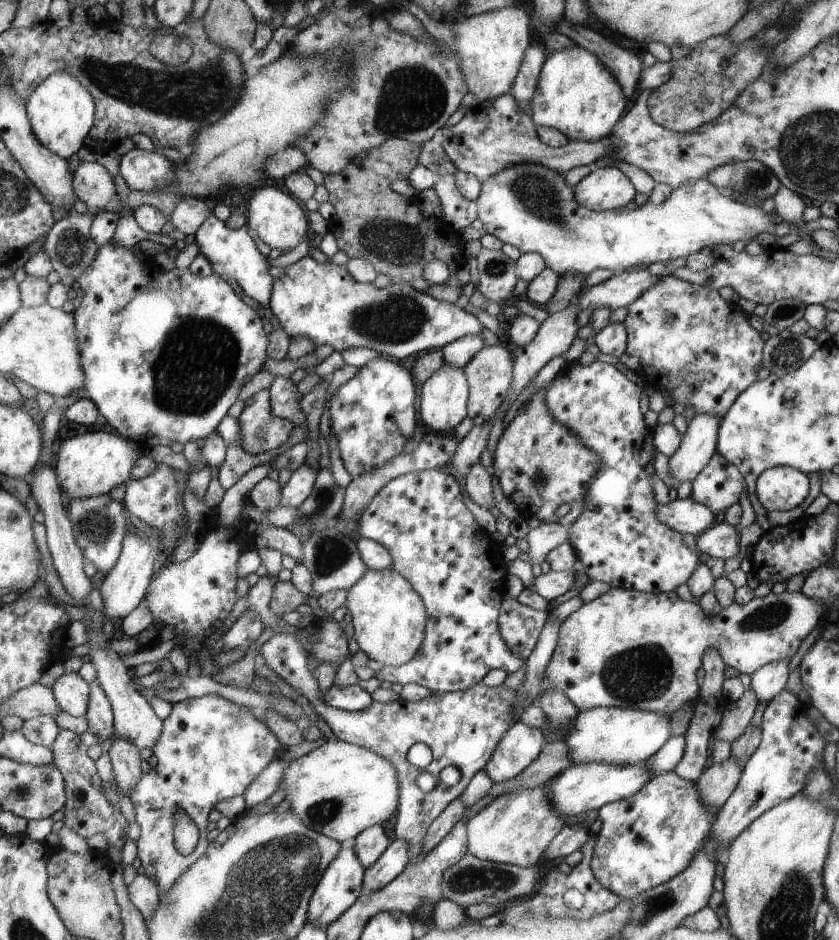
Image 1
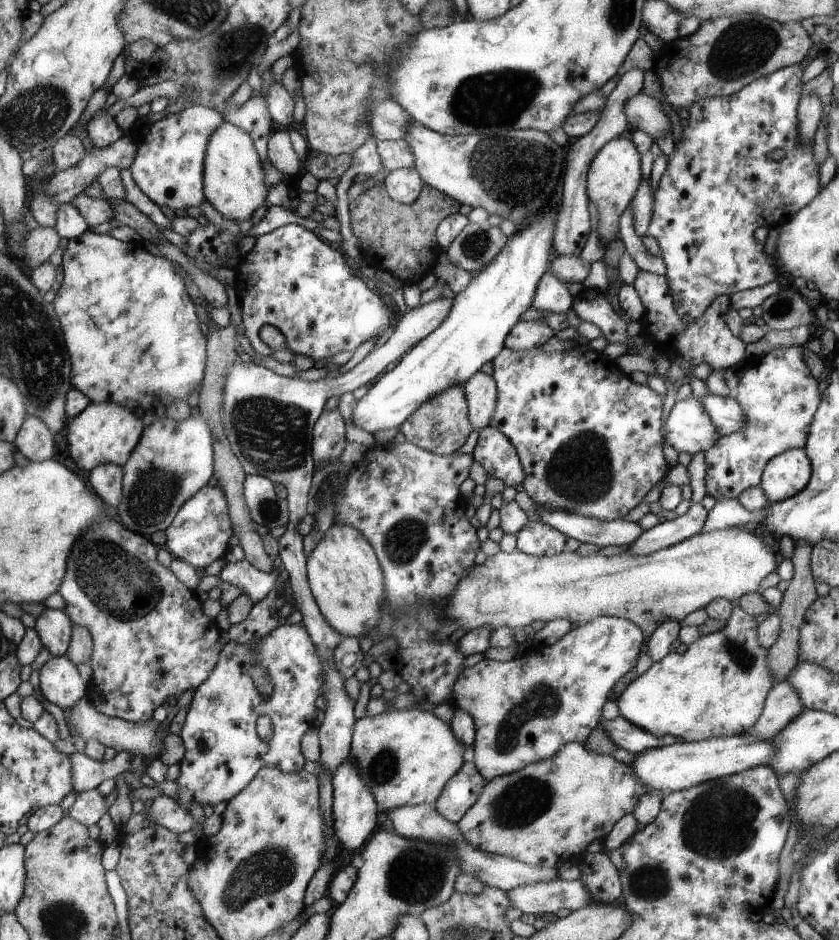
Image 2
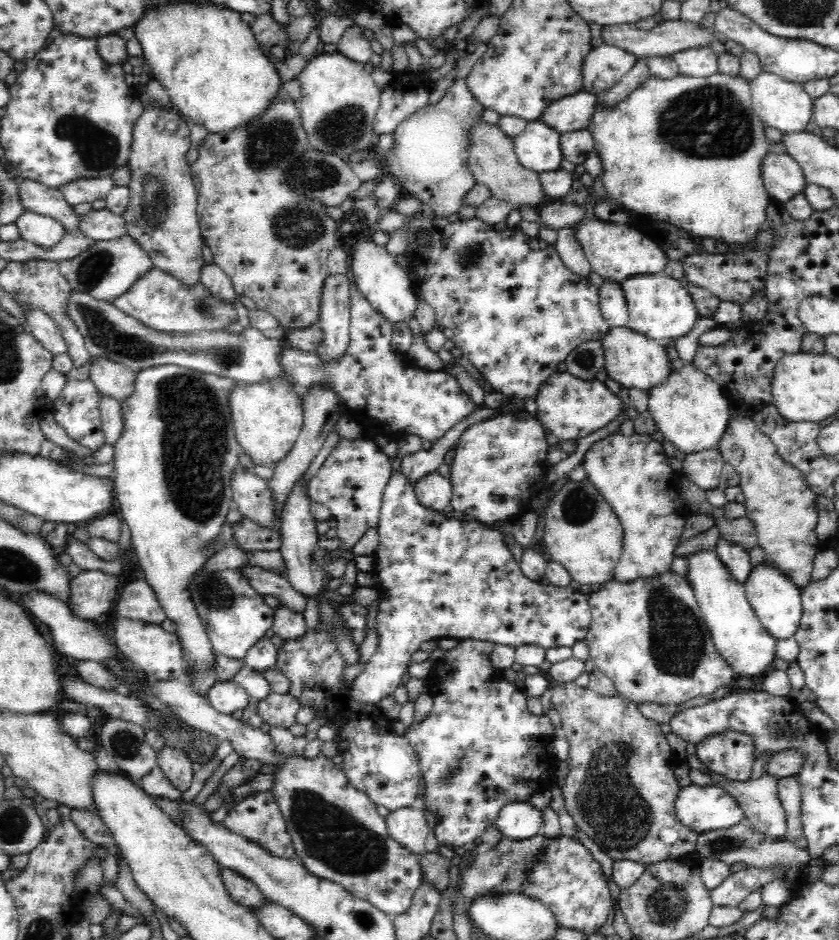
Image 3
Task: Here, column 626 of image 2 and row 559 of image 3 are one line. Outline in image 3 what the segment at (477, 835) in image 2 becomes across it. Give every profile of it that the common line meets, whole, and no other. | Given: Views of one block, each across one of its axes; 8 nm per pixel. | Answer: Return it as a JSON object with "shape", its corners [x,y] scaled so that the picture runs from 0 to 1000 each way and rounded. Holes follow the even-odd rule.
{"shape":[[[874,434],[853,478],[864,494],[872,495],[880,503],[888,530],[888,546],[900,560],[903,580],[912,590],[911,597],[927,604],[951,627],[958,627],[969,619],[965,616],[968,597],[980,584],[970,565],[975,551],[970,536],[973,524],[950,498],[931,488],[918,465],[906,460],[897,445],[876,440]]]}

